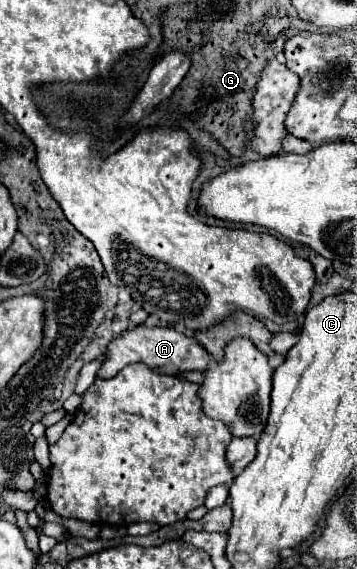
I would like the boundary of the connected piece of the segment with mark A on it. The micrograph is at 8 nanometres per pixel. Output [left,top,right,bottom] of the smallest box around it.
[97,326,209,378]

